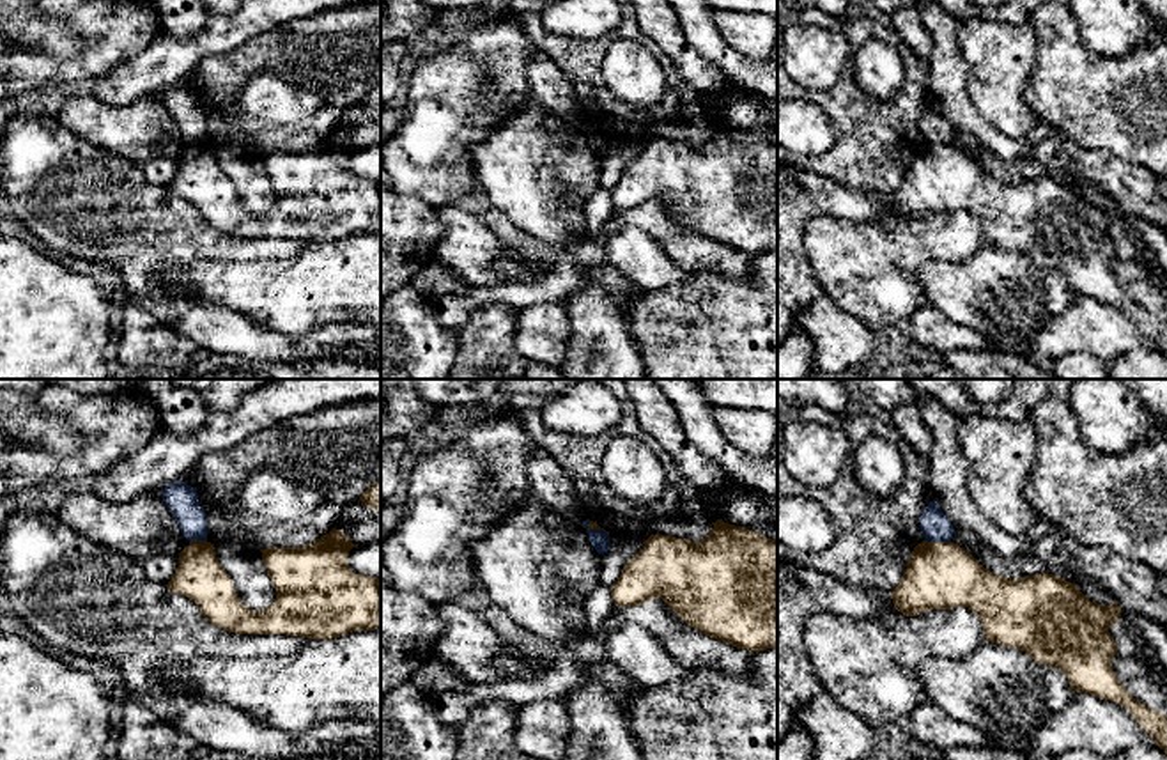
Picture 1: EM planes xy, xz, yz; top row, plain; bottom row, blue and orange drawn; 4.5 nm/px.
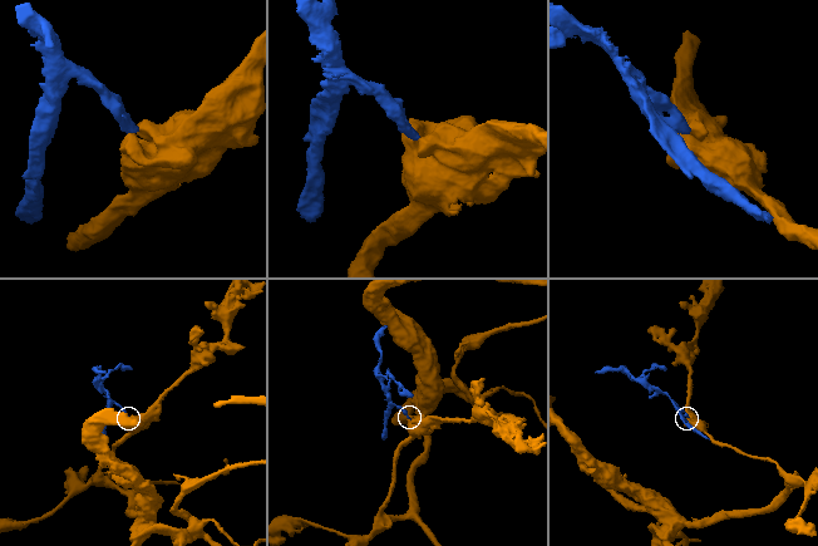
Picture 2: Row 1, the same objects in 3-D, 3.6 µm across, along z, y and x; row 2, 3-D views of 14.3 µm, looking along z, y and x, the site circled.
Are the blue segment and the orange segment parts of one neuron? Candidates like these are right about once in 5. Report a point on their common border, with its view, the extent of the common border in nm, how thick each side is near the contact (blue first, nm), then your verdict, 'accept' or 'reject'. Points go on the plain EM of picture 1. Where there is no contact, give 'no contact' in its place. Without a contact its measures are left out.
yz (937, 144) | 120 nm | 140/300 nm | reject

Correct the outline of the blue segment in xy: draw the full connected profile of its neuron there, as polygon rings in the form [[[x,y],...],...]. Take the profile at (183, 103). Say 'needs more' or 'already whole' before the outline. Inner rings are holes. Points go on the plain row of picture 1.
already whole; [[[175,83],[165,89],[161,101],[189,145],[207,143],[207,120],[200,110],[197,90]]]

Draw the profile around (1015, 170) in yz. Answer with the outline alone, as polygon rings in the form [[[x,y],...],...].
[[[954,131],[951,145],[963,151],[969,158],[972,158],[979,168],[986,174],[999,177],[1002,181],[1020,182],[1025,179],[1036,177],[1054,177],[1070,186],[1075,186],[1077,191],[1096,207],[1110,209],[1114,202],[1101,191],[1093,190],[1089,184],[1071,175],[1068,170],[1059,167],[1054,159],[1048,163],[1038,159],[1002,159],[995,156],[985,143],[981,143],[976,136],[962,131]]]

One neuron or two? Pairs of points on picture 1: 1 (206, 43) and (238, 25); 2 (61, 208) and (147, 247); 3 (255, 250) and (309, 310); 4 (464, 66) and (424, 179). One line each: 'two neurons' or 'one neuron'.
1: one neuron
2: one neuron
3: two neurons
4: one neuron

